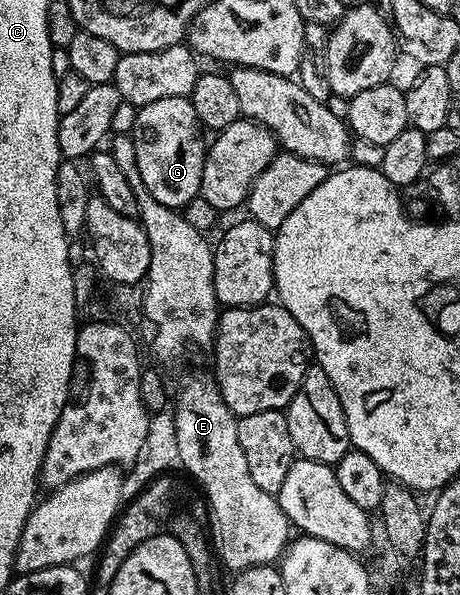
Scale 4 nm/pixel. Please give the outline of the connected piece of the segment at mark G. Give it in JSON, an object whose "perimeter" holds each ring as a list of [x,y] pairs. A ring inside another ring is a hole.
{"perimeter":[[[189,96],[164,97],[139,107],[132,135],[136,146],[136,166],[140,166],[140,178],[144,178],[144,186],[148,194],[152,194],[152,198],[156,198],[156,202],[164,206],[175,210],[185,209],[186,204],[192,202],[192,198],[196,198],[201,193],[202,171],[207,150],[204,140],[202,144],[204,129],[198,123],[196,110],[192,110]]]}

